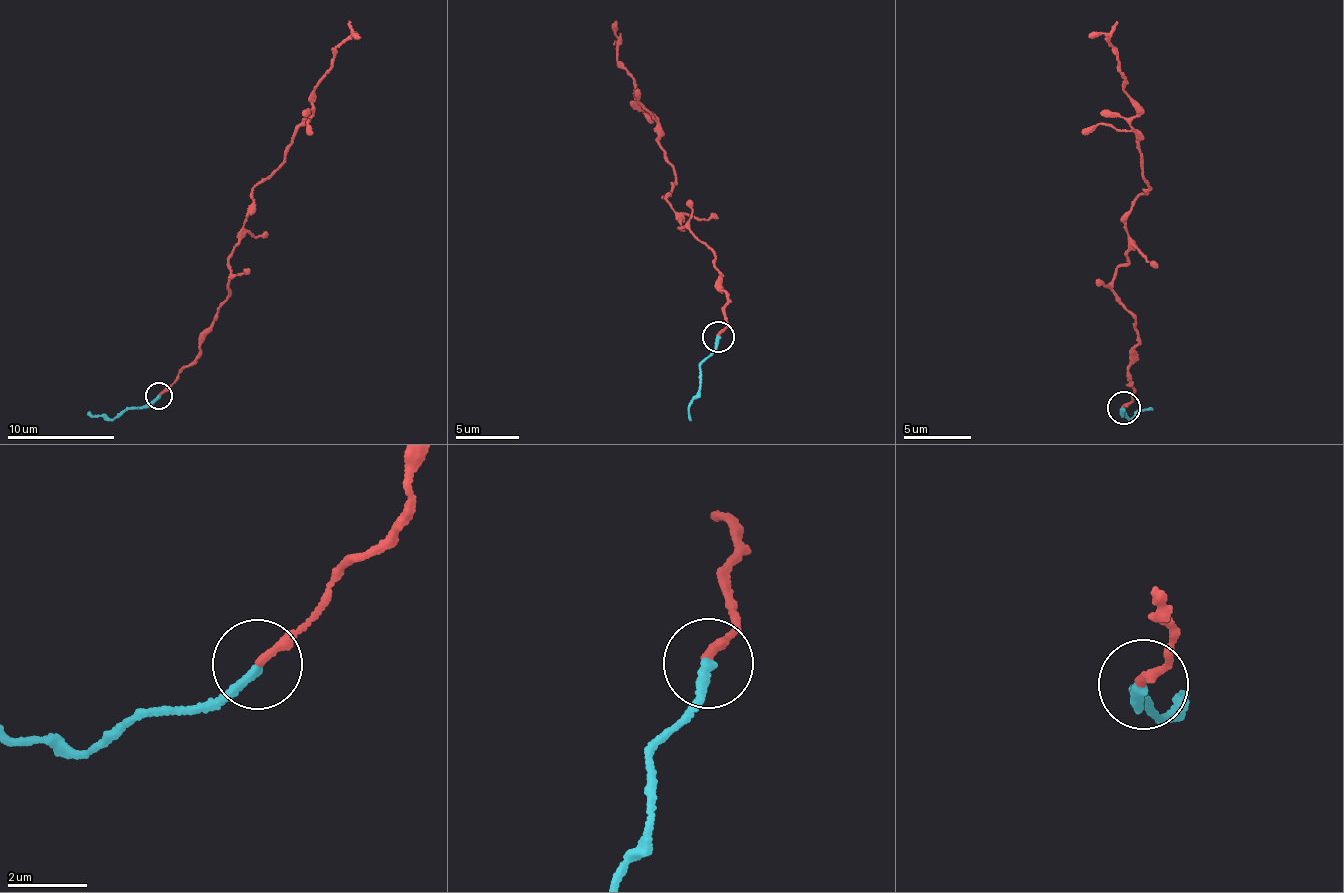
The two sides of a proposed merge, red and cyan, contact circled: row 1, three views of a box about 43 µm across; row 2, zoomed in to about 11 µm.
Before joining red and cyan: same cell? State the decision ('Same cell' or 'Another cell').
Another cell

